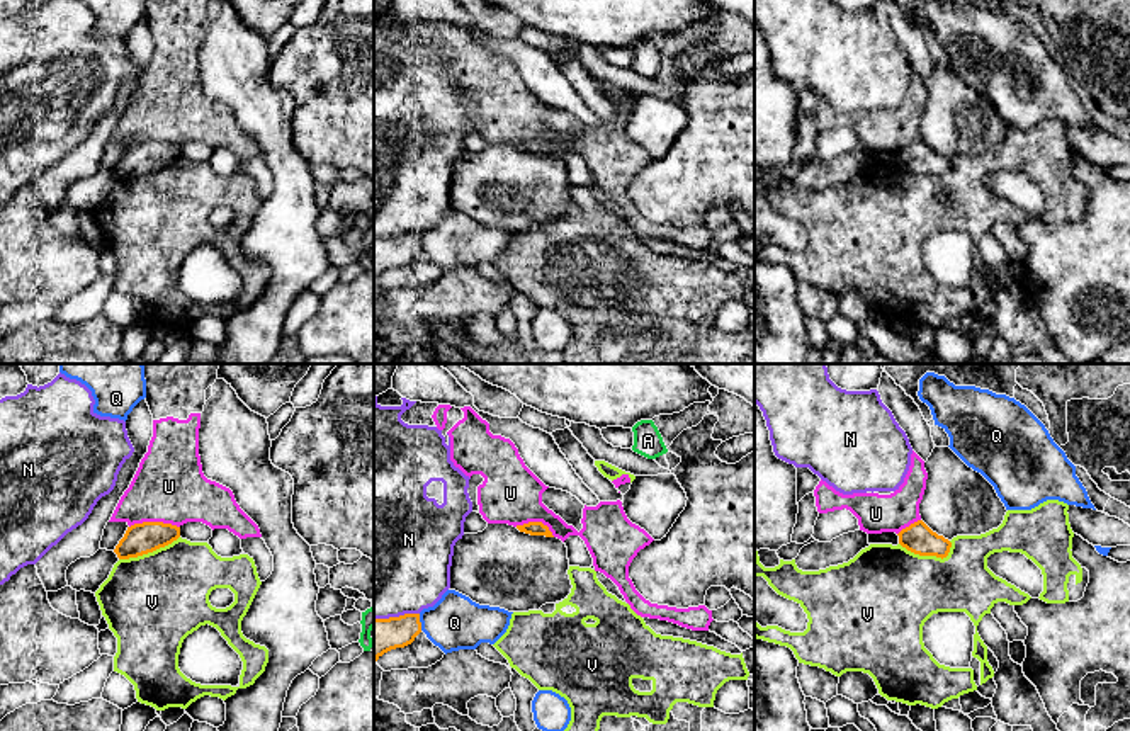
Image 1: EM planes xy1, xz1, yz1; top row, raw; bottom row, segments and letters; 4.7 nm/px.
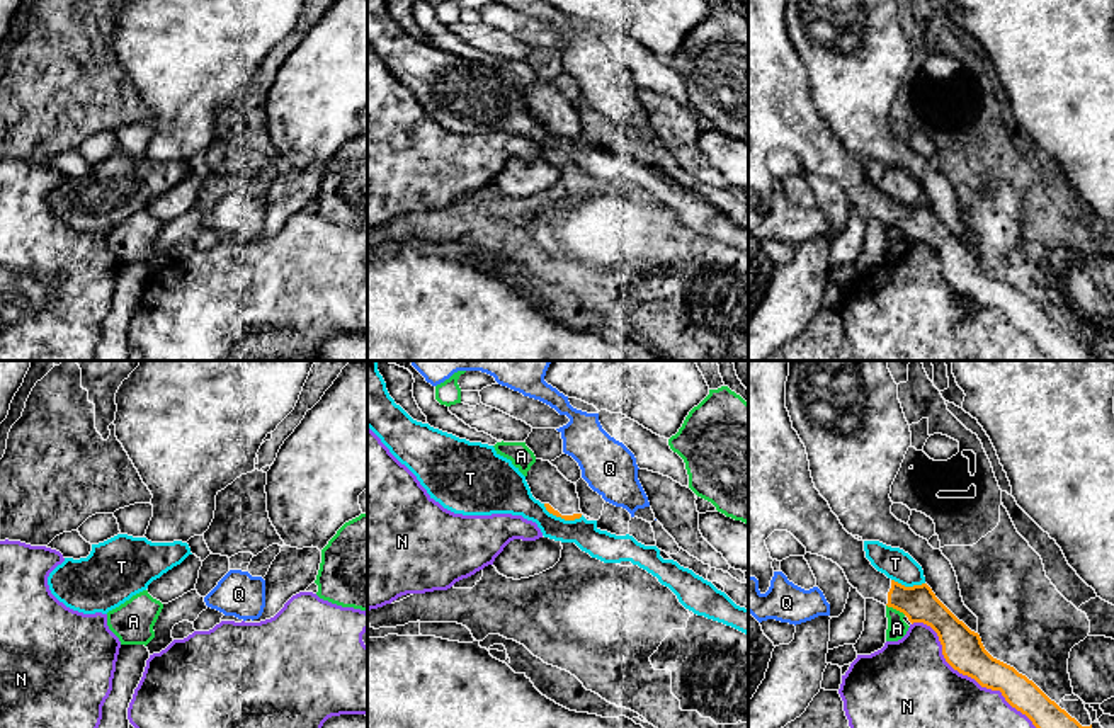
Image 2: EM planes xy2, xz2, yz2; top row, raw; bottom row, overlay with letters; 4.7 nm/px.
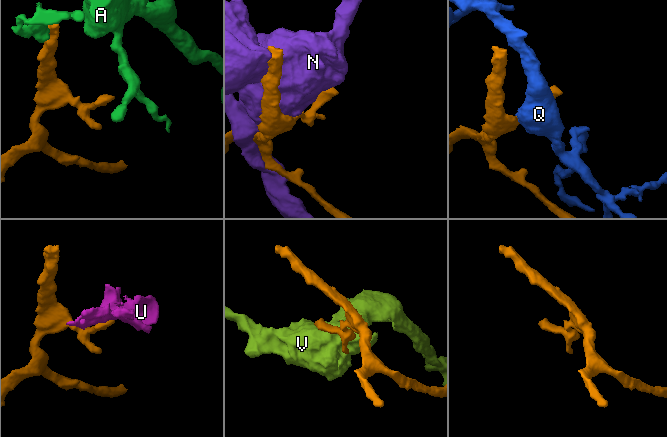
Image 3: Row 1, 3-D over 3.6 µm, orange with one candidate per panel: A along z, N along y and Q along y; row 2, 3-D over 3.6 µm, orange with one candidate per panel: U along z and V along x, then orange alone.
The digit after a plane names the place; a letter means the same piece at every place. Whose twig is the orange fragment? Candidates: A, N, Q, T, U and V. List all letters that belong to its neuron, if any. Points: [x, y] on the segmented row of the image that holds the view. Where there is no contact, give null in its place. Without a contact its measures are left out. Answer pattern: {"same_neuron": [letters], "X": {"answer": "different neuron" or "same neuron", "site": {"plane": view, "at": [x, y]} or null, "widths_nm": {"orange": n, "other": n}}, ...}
{"same_neuron": [], "A": {"answer": "different neuron", "site": {"plane": "yz2", "at": [897, 609]}, "widths_nm": {"orange": 170, "other": 100}}, "N": {"answer": "different neuron", "site": {"plane": "yz2", "at": [966, 674]}, "widths_nm": {"orange": 190, "other": 380}}, "Q": {"answer": "different neuron", "site": {"plane": "xz1", "at": [420, 623]}, "widths_nm": {"orange": 180, "other": 260}}, "T": {"answer": "different neuron", "site": {"plane": "xz2", "at": [562, 517]}, "widths_nm": {"orange": 40, "other": 160}}, "U": {"answer": "different neuron", "site": {"plane": "xy1", "at": [153, 522]}, "widths_nm": {"orange": 150, "other": 340}}, "V": {"answer": "different neuron", "site": {"plane": "yz1", "at": [928, 555]}, "widths_nm": {"orange": 150, "other": 420}}}

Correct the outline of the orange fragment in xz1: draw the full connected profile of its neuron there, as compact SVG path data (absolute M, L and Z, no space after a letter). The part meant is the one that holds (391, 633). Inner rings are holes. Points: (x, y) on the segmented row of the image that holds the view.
M420 614L374 619L374 661L391 649L411 644L420 632Z

